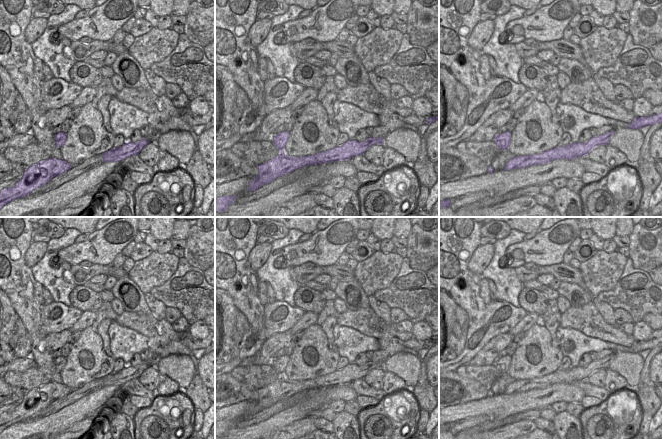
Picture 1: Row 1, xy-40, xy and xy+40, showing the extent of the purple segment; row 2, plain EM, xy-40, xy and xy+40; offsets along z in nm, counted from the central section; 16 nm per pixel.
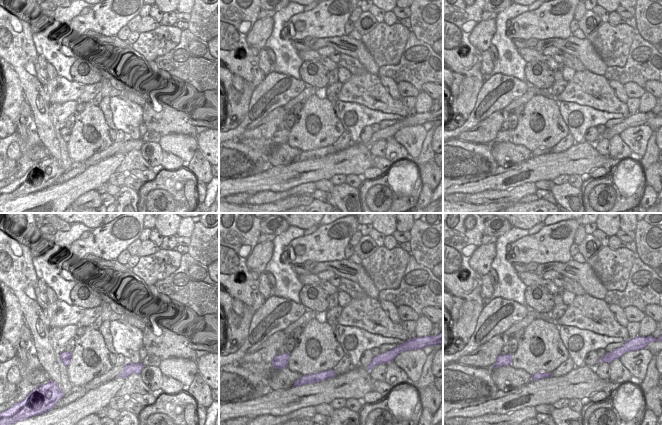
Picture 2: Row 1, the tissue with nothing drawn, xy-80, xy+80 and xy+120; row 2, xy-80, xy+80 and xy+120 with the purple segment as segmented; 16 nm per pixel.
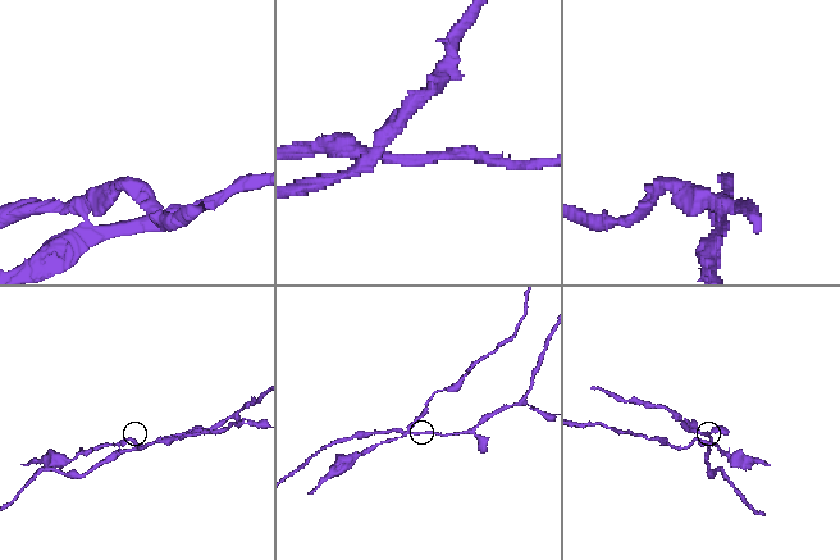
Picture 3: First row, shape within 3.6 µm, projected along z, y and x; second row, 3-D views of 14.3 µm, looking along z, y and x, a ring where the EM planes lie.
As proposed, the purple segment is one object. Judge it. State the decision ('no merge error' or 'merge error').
merge error

